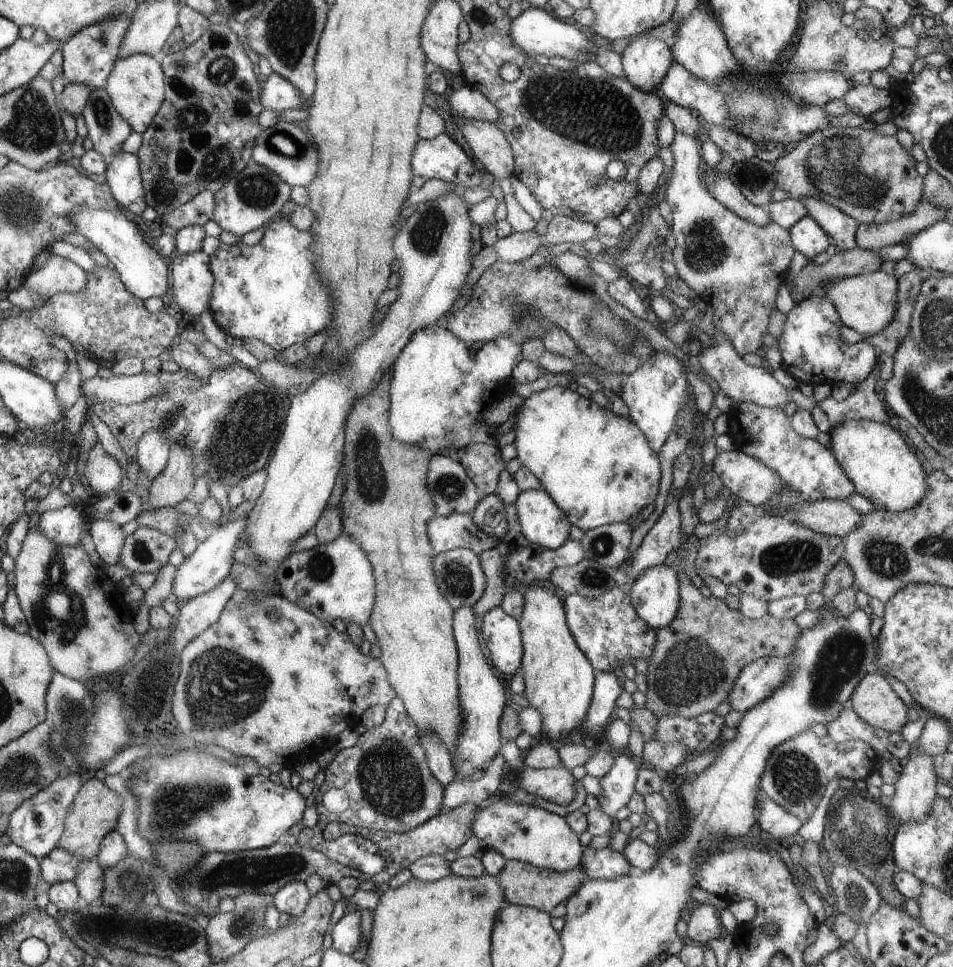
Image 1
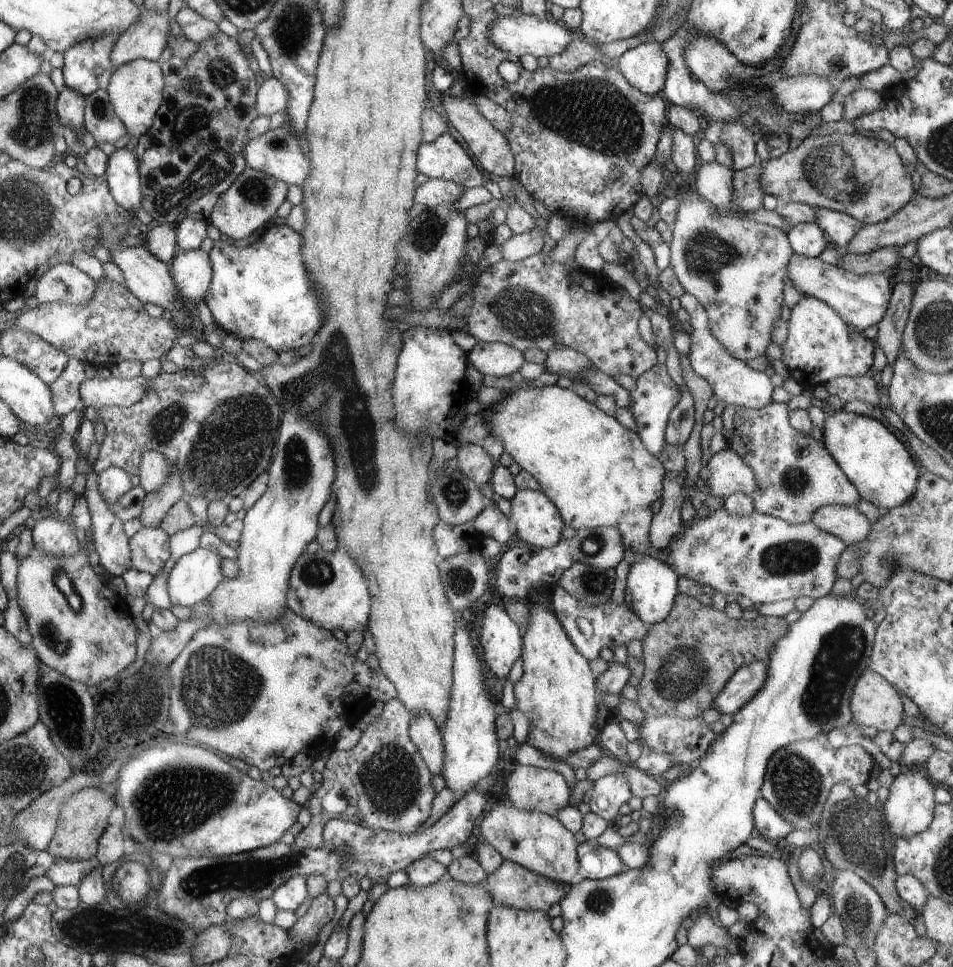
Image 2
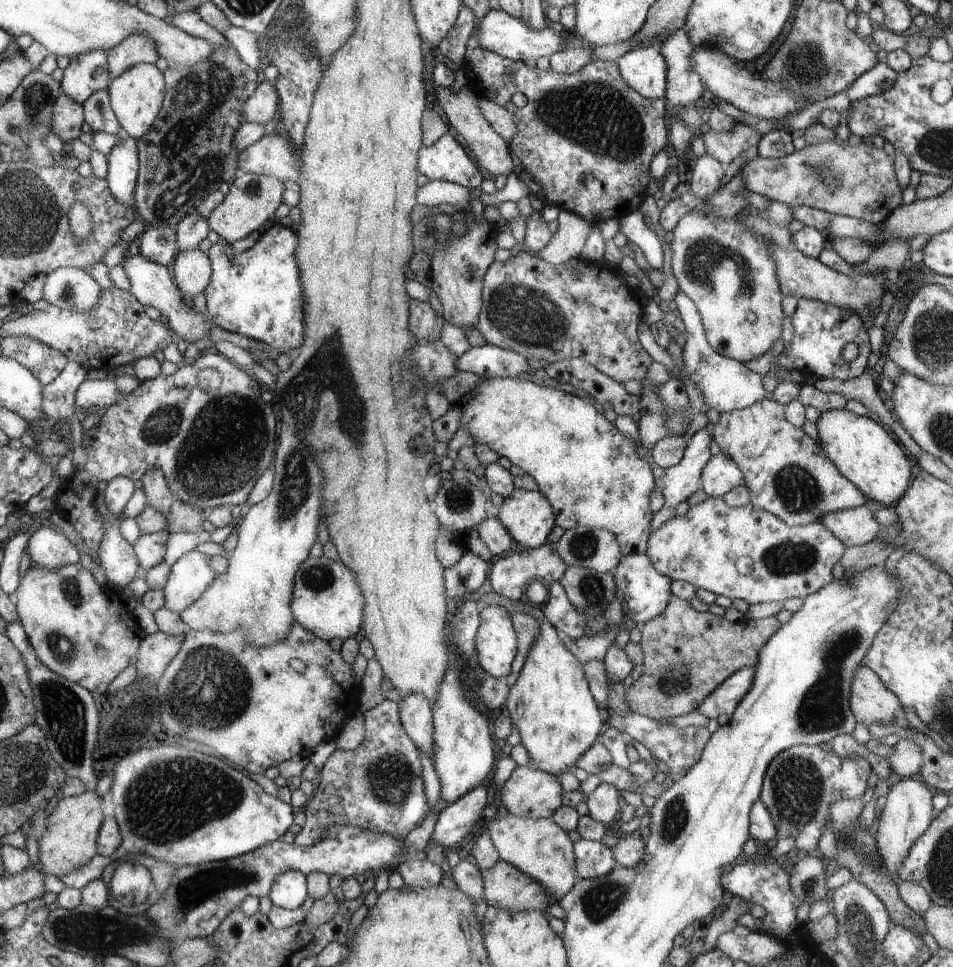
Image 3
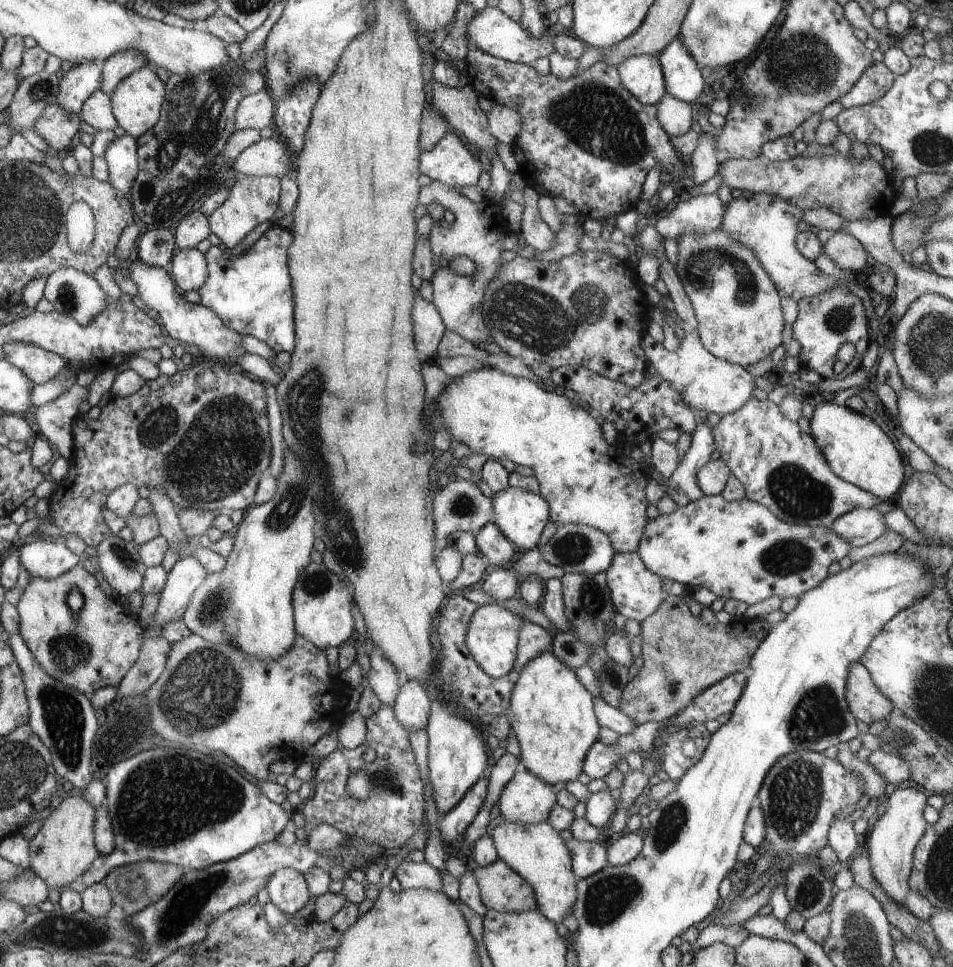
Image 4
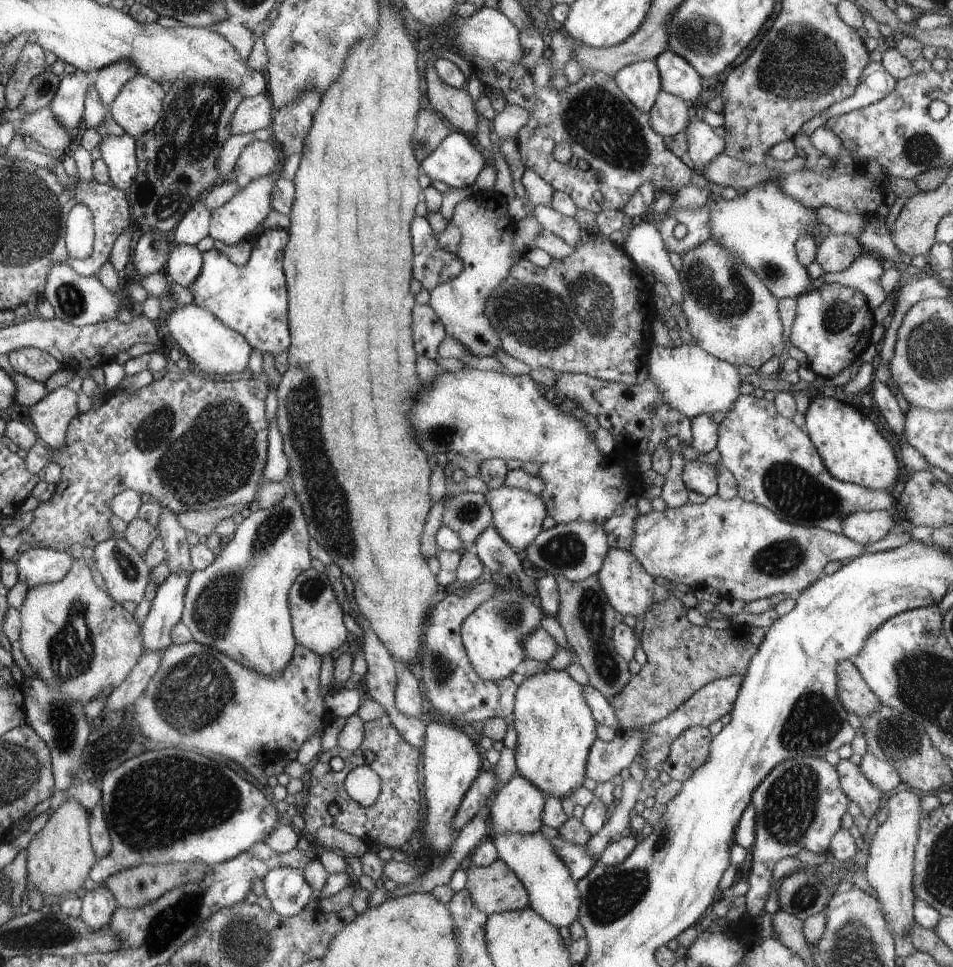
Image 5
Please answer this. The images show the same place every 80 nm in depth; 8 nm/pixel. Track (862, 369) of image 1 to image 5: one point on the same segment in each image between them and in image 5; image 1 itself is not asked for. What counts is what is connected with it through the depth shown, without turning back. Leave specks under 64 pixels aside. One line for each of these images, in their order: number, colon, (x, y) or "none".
2: (820, 346)
3: (821, 332)
4: (825, 322)
5: (833, 326)

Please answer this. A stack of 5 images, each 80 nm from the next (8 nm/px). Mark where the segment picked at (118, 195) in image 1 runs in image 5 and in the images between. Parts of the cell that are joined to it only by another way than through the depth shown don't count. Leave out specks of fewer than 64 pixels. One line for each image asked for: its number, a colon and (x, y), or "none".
2: (123, 168)
3: (123, 161)
4: (123, 162)
5: (119, 153)

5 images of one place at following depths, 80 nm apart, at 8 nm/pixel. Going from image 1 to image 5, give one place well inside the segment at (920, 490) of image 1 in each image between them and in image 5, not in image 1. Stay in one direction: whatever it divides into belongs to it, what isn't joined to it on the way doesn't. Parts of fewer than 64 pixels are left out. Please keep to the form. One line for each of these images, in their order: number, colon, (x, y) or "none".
2: (877, 464)
3: (864, 453)
4: (857, 449)
5: (853, 450)

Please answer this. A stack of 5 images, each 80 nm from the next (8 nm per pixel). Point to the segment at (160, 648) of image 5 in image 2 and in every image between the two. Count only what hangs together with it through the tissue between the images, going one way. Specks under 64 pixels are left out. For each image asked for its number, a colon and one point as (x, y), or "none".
2: (195, 576)
3: (188, 578)
4: (185, 577)

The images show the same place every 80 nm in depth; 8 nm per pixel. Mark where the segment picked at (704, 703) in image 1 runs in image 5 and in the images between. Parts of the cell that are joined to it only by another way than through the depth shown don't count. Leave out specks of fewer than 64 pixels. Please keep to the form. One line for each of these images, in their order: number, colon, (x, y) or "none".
2: (689, 658)
3: (687, 654)
4: (683, 657)
5: (682, 657)

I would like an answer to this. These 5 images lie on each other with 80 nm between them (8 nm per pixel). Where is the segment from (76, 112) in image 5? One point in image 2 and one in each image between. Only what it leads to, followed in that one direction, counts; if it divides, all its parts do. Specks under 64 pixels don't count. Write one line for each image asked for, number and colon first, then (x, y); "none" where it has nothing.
2: (88, 66)
3: (87, 73)
4: (76, 86)

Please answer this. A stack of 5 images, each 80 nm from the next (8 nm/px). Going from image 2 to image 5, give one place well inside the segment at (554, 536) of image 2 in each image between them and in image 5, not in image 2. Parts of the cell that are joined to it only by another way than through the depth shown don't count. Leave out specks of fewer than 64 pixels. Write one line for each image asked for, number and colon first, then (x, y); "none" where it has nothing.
3: (529, 516)
4: (522, 515)
5: (517, 515)

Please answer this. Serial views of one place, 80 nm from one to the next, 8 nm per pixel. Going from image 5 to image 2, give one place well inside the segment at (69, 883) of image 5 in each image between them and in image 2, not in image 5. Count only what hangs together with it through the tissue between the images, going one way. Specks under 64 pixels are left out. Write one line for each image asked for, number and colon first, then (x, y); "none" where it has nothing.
2: (84, 819)
3: (75, 822)
4: (65, 847)

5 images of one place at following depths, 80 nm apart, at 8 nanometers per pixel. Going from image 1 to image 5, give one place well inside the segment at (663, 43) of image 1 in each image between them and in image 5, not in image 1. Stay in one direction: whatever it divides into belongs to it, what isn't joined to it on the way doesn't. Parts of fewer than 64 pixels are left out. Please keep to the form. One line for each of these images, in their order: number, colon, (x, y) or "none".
2: (645, 67)
3: (644, 69)
4: (642, 75)
5: (640, 82)

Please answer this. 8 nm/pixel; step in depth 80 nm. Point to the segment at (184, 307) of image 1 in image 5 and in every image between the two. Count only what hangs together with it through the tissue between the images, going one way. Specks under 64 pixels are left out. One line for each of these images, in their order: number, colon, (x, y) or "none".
2: (192, 272)
3: (192, 270)
4: (189, 267)
5: (184, 263)

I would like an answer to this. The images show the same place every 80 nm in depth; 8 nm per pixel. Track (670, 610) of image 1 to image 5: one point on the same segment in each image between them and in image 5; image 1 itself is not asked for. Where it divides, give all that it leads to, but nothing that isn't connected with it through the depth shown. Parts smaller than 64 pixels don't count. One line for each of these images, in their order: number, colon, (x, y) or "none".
2: (652, 587)
3: (643, 592)
4: (637, 593)
5: (630, 589)

